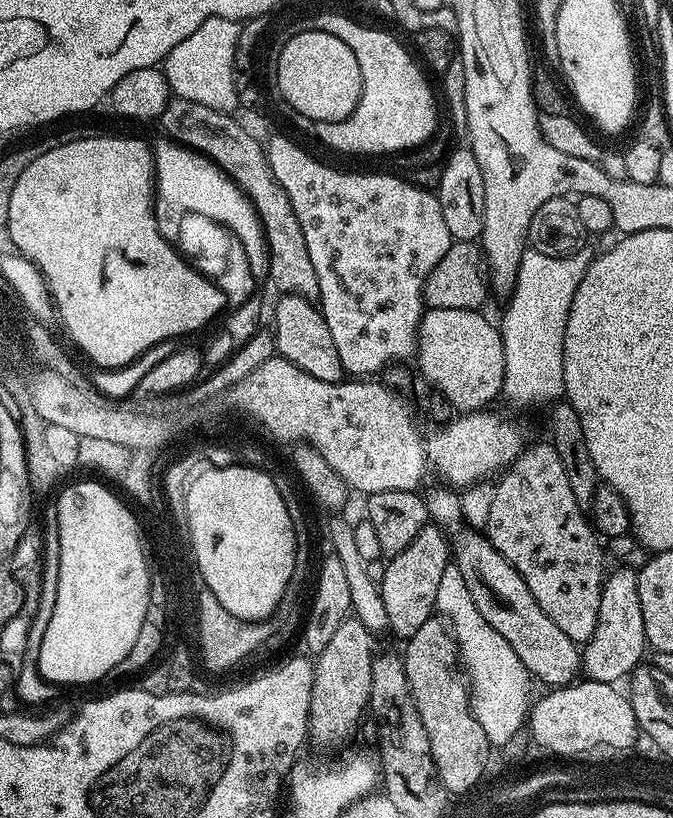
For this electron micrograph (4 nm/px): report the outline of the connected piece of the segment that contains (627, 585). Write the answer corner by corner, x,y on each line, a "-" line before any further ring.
619,565
605,577
602,597
599,598
598,623
594,634
583,645
581,651
581,671
592,681
603,684
616,684
629,677
633,669
640,666
643,654
647,651
645,623
642,617
641,598
638,595
637,571

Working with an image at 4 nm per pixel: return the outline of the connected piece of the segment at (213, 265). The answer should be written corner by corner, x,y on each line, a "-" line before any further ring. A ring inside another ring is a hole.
154,206
156,209
156,221
160,227
160,233
165,236
169,244
175,246
190,261
193,268
203,272
209,280
213,280
220,289
224,291
224,299
229,305
237,306
246,302
253,293
257,291
258,281
251,276
249,259
246,256
246,250
243,249
242,242
235,236
231,230
222,222
214,221
203,214
184,214
180,216
180,228
172,226
172,220
168,214
164,214
164,206

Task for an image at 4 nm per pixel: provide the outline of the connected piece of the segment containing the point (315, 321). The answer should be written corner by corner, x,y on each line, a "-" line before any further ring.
287,294
279,297
276,309
272,312
270,331
276,341
276,352
285,360
294,362
294,366
307,368
308,373
322,382
341,383
346,373
338,358
338,350
334,347
334,338
330,338
330,326
326,326
326,318
313,301
301,296

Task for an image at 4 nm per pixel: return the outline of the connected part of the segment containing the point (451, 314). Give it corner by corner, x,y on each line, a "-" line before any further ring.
428,308
420,320
420,333
416,339
414,364
420,367
419,375
432,383
452,404
457,413
479,412
487,409
495,396
504,391
506,358
499,327
483,316
484,312
474,309

